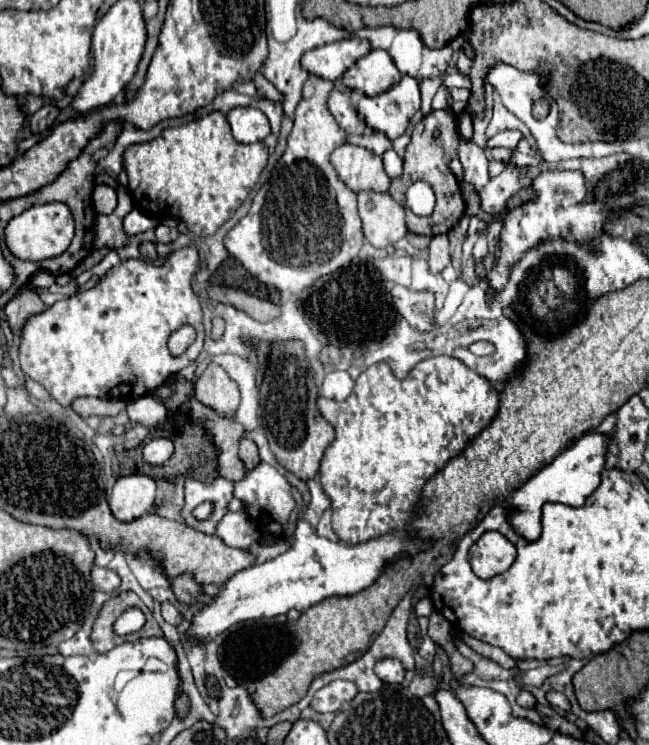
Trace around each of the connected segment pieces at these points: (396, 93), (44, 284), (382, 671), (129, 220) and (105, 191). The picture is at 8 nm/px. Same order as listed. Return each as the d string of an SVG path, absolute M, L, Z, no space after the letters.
M404 75L402 81L388 91L374 97L362 97L356 107L360 107L360 115L368 119L372 129L396 139L406 131L410 117L420 109L418 79Z
M38 269L30 279L30 285L34 285L36 289L48 289L54 283L56 283L56 275L52 275L52 273L44 271L44 269Z
M384 657L376 663L374 667L376 675L384 681L384 683L402 683L404 681L404 665L400 659L394 659L394 657Z
M132 209L132 211L124 217L124 231L126 231L128 235L136 235L136 233L154 229L158 223L160 223L158 219L148 217L148 215L144 215L142 211L138 211L138 209Z
M104 183L96 185L94 193L92 193L92 203L94 203L94 209L98 213L104 213L104 215L112 213L114 207L116 207L116 191L114 191L114 187L104 185Z

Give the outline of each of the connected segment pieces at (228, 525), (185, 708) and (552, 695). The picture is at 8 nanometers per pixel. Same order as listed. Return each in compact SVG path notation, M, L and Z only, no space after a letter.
M246 511L226 513L220 521L216 535L228 545L236 549L250 549L260 539L260 529L250 521Z
M180 691L178 693L178 697L176 697L176 715L180 717L180 719L186 719L188 715L190 715L190 699L188 699L188 695L184 693L184 691Z
M551 690L546 694L546 698L550 705L559 707L565 710L566 712L568 712L571 708L570 702L566 698L566 696L561 692Z

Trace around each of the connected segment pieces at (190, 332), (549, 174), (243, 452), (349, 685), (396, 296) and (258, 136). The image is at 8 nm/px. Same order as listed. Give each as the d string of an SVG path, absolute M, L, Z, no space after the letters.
M182 325L180 329L176 329L170 339L168 339L168 349L172 351L172 355L180 355L184 353L196 339L196 331L192 325Z
M544 171L534 179L534 191L536 191L534 201L508 211L508 215L502 221L504 229L502 229L498 251L496 251L498 263L488 273L490 285L494 289L504 287L508 273L510 273L512 265L520 259L520 255L524 251L528 251L530 247L534 247L544 237L562 235L572 241L580 241L580 243L592 241L594 245L598 245L598 235L602 233L606 211L602 211L602 203L586 201L588 187L584 185L582 173L578 173L578 171Z
M250 439L240 441L240 459L244 461L244 465L246 465L248 469L254 469L254 467L260 463L258 447L256 447L254 441L250 441Z
M332 681L314 693L312 709L318 713L336 713L342 709L342 703L352 701L356 693L358 687L352 681Z
M394 285L390 291L398 313L418 331L426 333L436 327L434 323L434 293L432 291L412 291L402 285Z
M234 107L228 113L228 123L238 143L264 141L272 131L268 117L260 109L254 109L254 107Z

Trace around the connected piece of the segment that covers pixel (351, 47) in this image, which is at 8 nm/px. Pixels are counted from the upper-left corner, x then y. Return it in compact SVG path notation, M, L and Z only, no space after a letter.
M348 37L336 43L326 43L322 47L316 47L308 51L302 59L304 69L316 77L336 81L342 77L342 73L352 67L360 57L368 55L372 51L372 45L368 39L360 37Z

